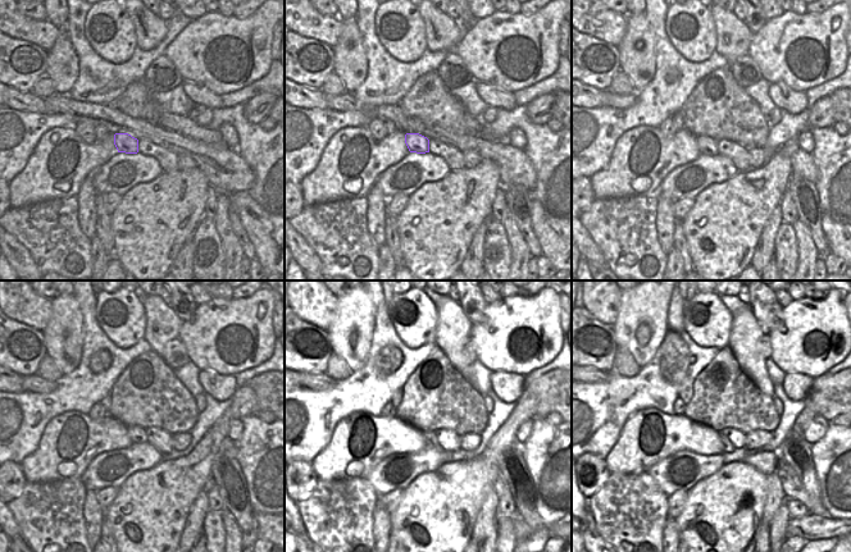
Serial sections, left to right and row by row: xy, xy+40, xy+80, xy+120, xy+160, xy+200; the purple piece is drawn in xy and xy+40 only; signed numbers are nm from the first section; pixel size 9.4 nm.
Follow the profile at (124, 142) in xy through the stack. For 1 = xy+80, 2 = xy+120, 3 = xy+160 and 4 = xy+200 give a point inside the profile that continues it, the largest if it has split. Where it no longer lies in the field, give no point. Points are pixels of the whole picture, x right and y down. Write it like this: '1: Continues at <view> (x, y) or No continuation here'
1: Continues at xy+80 (706, 145)
2: Continues at xy+120 (136, 433)
3: Continues at xy+160 (429, 437)
4: Continues at xy+200 (728, 446).

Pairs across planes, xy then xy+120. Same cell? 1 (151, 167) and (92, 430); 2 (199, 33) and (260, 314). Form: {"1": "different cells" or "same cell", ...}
{"1": "different cells", "2": "same cell"}

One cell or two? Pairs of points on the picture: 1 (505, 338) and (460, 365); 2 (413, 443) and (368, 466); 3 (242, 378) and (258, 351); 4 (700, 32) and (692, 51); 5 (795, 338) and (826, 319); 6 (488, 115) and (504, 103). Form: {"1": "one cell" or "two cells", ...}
{"1": "two cells", "2": "one cell", "3": "two cells", "4": "one cell", "5": "one cell", "6": "two cells"}

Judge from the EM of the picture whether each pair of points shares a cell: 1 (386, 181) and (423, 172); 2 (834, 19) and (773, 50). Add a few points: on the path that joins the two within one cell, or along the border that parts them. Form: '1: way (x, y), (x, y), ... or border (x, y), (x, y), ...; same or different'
1: way (395, 170), (406, 162), (415, 162); same
2: way (819, 35), (799, 37), (788, 45); same

